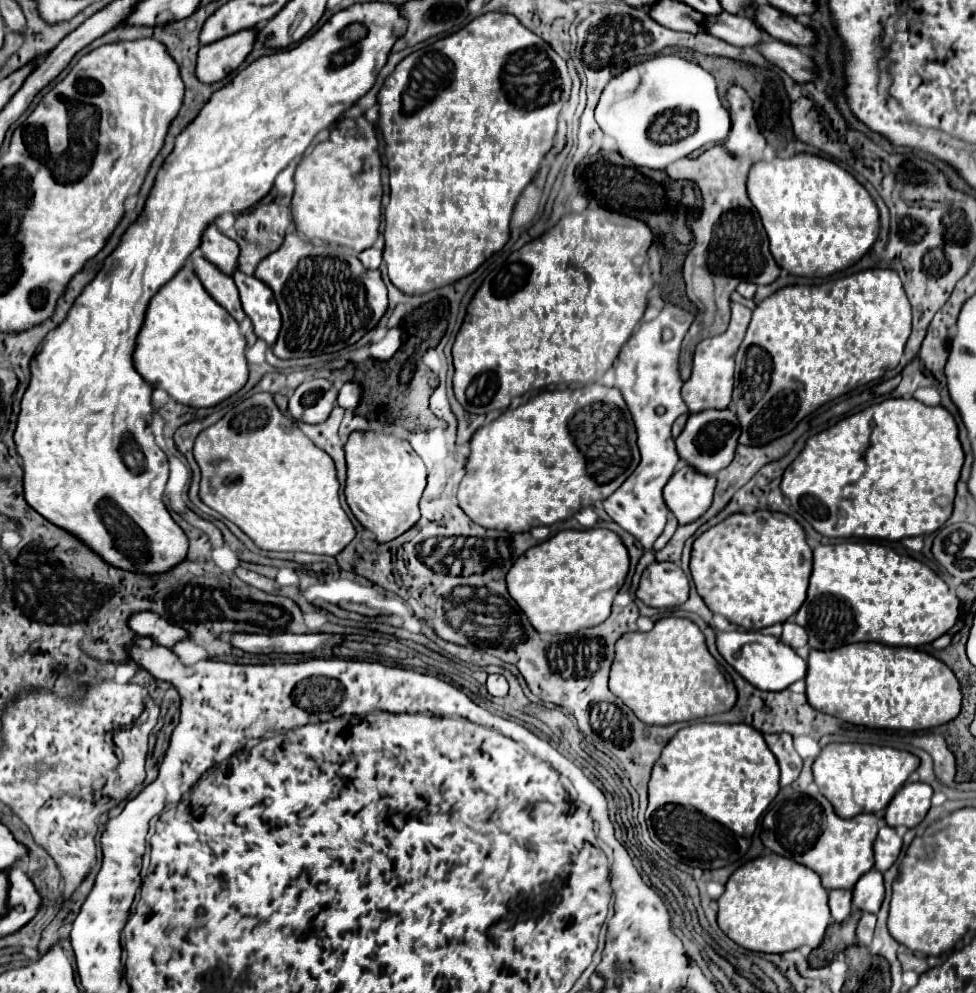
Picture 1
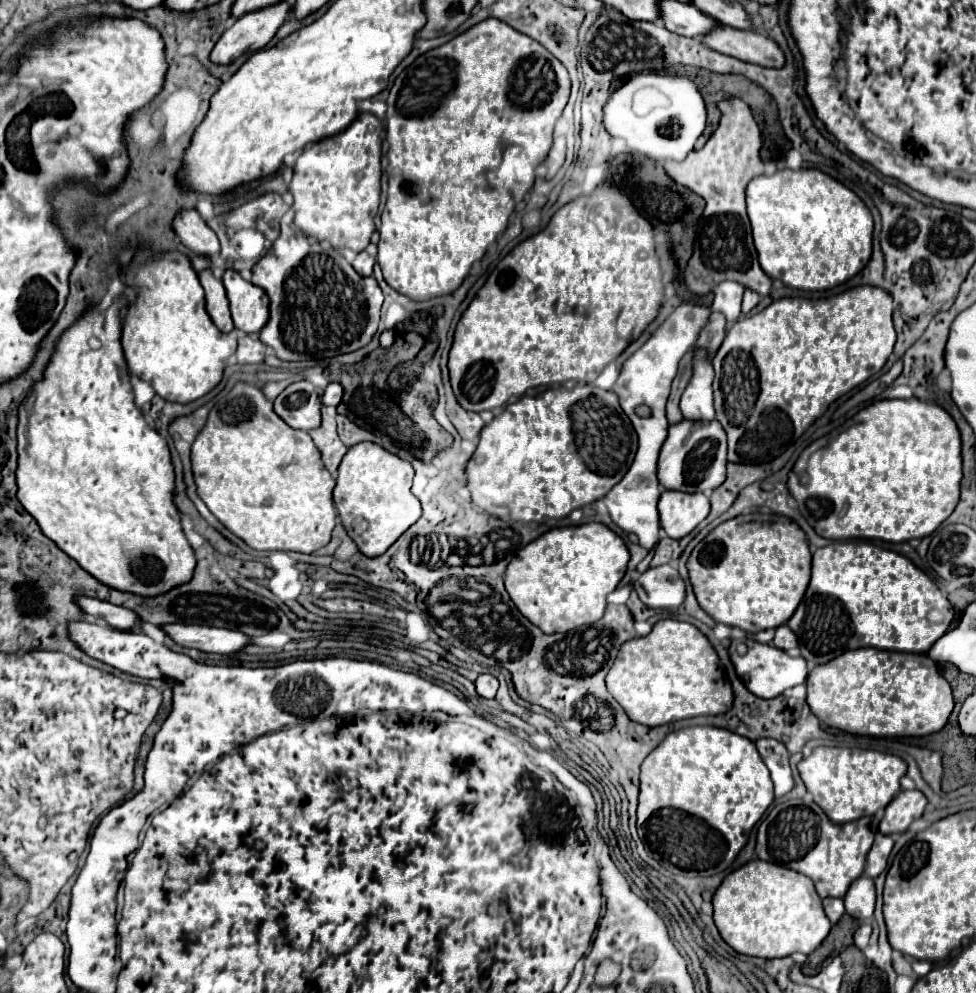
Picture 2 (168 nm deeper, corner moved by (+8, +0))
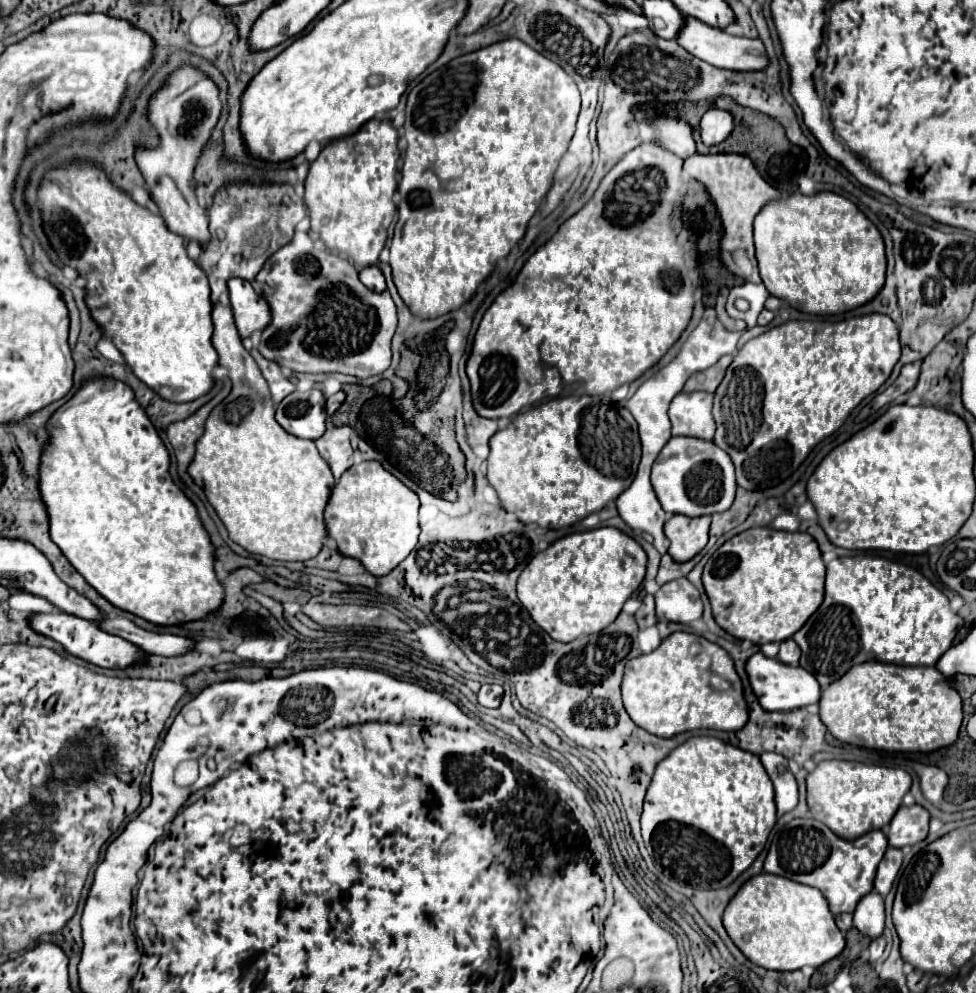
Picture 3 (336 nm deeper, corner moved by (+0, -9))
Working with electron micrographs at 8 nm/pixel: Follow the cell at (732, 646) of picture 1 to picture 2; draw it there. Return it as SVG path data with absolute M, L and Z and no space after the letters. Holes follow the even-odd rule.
M743 638L743 640L731 640L729 646L729 658L735 666L737 676L741 678L741 682L749 688L749 692L753 692L759 698L775 698L779 694L783 694L787 688L803 684L807 680L807 666L805 660L799 658L791 658L787 652L781 652L779 648L773 648L771 644L761 644L755 642L751 638ZM739 644L747 646L745 654L739 654Z

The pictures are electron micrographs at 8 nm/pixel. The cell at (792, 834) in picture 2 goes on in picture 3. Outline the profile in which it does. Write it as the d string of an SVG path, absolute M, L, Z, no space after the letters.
M793 819L773 837L765 871L819 889L829 901L833 915L853 913L859 899L873 889L875 871L885 849L887 837L883 831L869 831L859 839L847 841L815 819Z

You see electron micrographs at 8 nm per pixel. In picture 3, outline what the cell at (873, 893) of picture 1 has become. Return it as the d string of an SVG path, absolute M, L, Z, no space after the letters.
M871 891L865 895L853 913L855 927L861 935L867 935L871 939L879 937L885 929L885 909L883 909L883 897L877 891Z

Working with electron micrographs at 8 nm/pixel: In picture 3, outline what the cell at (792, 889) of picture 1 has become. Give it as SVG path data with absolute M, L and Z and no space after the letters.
M769 873L755 875L737 891L723 913L723 925L749 961L773 971L797 971L805 965L821 967L845 947L845 937L835 925L821 891Z

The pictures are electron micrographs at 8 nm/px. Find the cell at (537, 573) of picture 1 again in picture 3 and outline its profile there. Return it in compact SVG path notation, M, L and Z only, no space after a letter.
M599 527L561 537L537 553L519 575L517 595L543 631L561 643L569 643L611 625L623 603L641 585L645 569L647 553L635 539L617 527Z

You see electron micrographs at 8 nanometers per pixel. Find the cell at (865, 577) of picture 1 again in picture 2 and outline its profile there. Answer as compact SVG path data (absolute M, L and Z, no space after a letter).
M835 542L815 550L809 588L795 614L789 618L787 626L799 638L799 650L807 662L807 668L813 668L817 664L833 660L845 650L863 646L899 652L927 652L933 642L947 632L953 616L953 606L945 598L945 594L905 556L867 542Z

